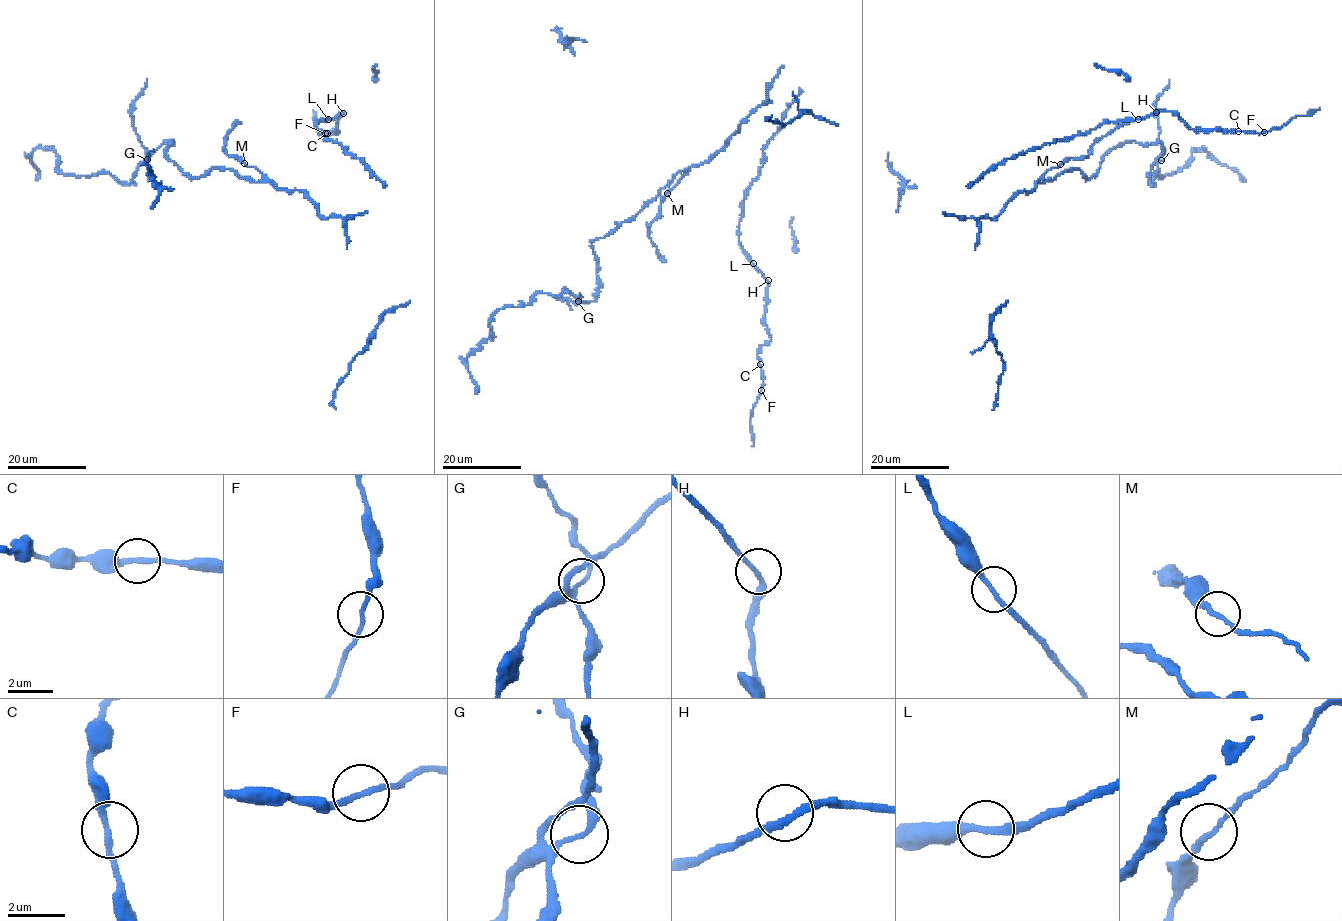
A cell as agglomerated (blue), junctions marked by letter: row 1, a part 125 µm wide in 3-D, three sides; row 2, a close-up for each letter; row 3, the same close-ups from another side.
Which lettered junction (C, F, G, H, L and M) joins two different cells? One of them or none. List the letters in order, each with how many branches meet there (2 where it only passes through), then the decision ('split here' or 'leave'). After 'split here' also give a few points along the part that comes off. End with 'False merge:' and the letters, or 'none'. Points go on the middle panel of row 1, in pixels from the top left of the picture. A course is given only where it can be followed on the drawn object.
C: 2 | leave
F: 2 | leave
G: 2 | split here | (577, 301), (568, 299), (563, 302), (557, 298), (564, 298), (572, 309)
H: 2 | leave
L: 2 | leave
M: 2 | leave
False merge: G

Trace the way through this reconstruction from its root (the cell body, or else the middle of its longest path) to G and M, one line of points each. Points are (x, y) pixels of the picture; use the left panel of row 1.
G: (320, 215), (301, 190), (229, 169), (187, 175), (165, 155), (170, 140), (147, 159)
M: (320, 215), (317, 206), (303, 191), (278, 188), (257, 168), (244, 163)

